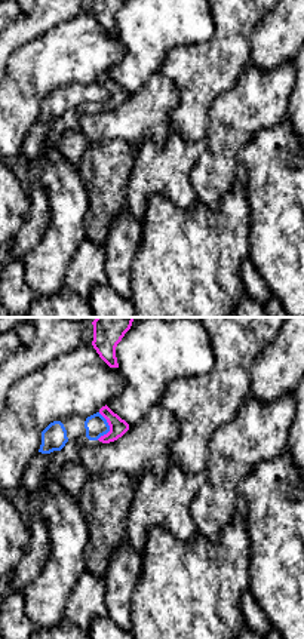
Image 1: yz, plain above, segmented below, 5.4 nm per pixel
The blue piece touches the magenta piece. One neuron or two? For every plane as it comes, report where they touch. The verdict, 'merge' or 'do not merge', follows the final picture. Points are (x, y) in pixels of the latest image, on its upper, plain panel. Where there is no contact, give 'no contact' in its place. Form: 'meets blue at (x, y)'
meets blue at (108, 95)

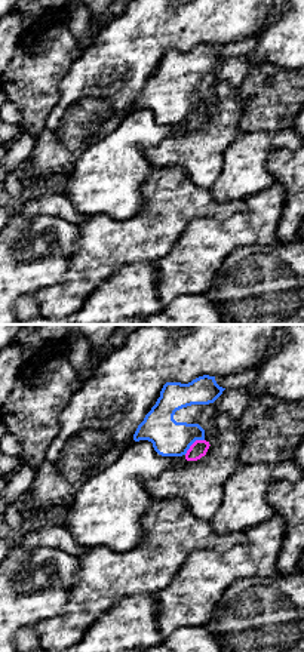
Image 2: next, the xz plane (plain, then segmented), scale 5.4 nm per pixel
meets blue at (193, 110)

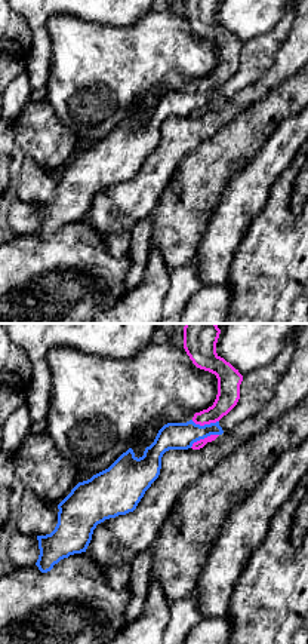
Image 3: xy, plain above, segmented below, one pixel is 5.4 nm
meets blue at (203, 106)

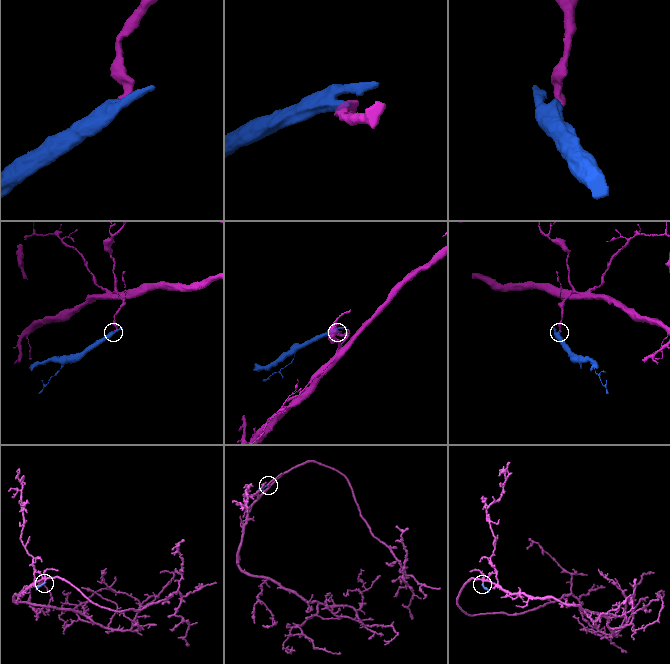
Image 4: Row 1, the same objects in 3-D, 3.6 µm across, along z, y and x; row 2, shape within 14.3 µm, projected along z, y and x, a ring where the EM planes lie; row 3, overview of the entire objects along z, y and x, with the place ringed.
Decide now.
do not merge

